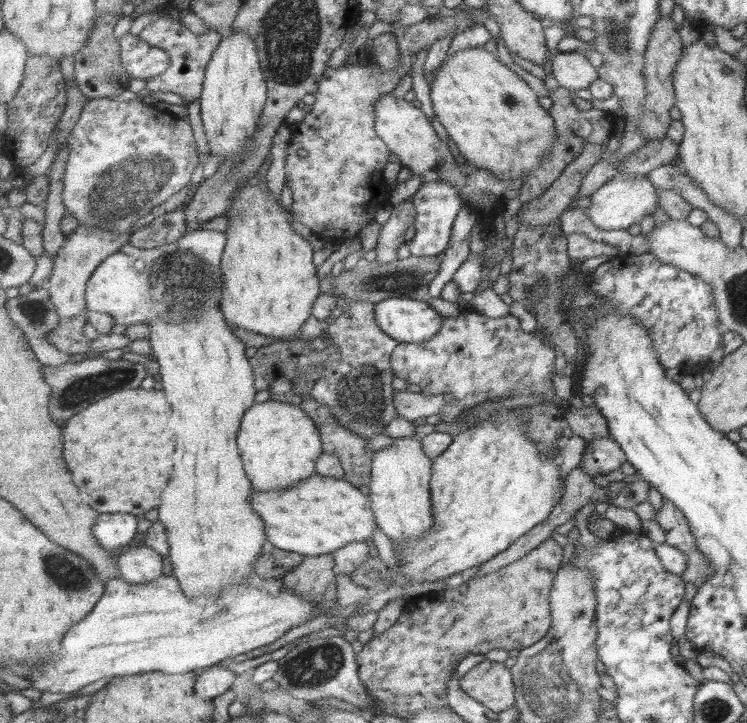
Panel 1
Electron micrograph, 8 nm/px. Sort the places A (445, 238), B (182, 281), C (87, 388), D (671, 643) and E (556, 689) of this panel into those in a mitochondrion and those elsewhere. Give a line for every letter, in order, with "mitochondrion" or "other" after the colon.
A: other
B: mitochondrion
C: mitochondrion
D: other
E: mitochondrion

